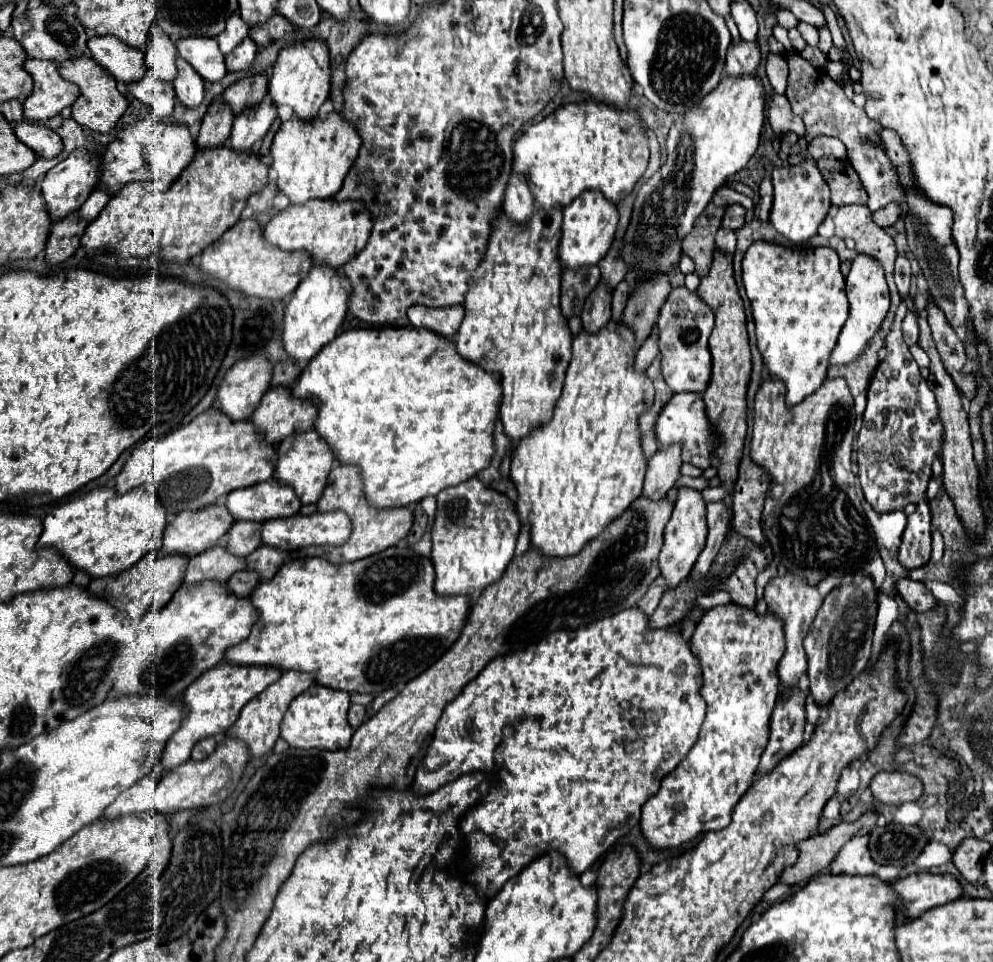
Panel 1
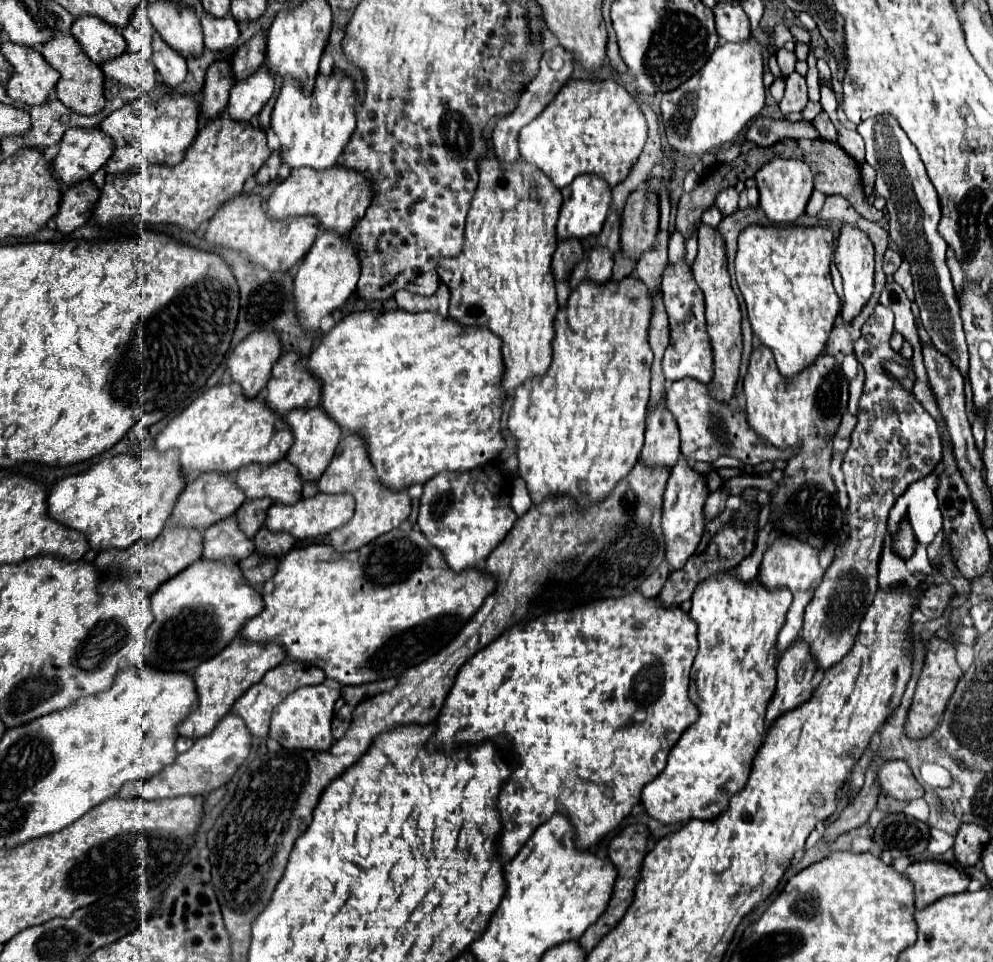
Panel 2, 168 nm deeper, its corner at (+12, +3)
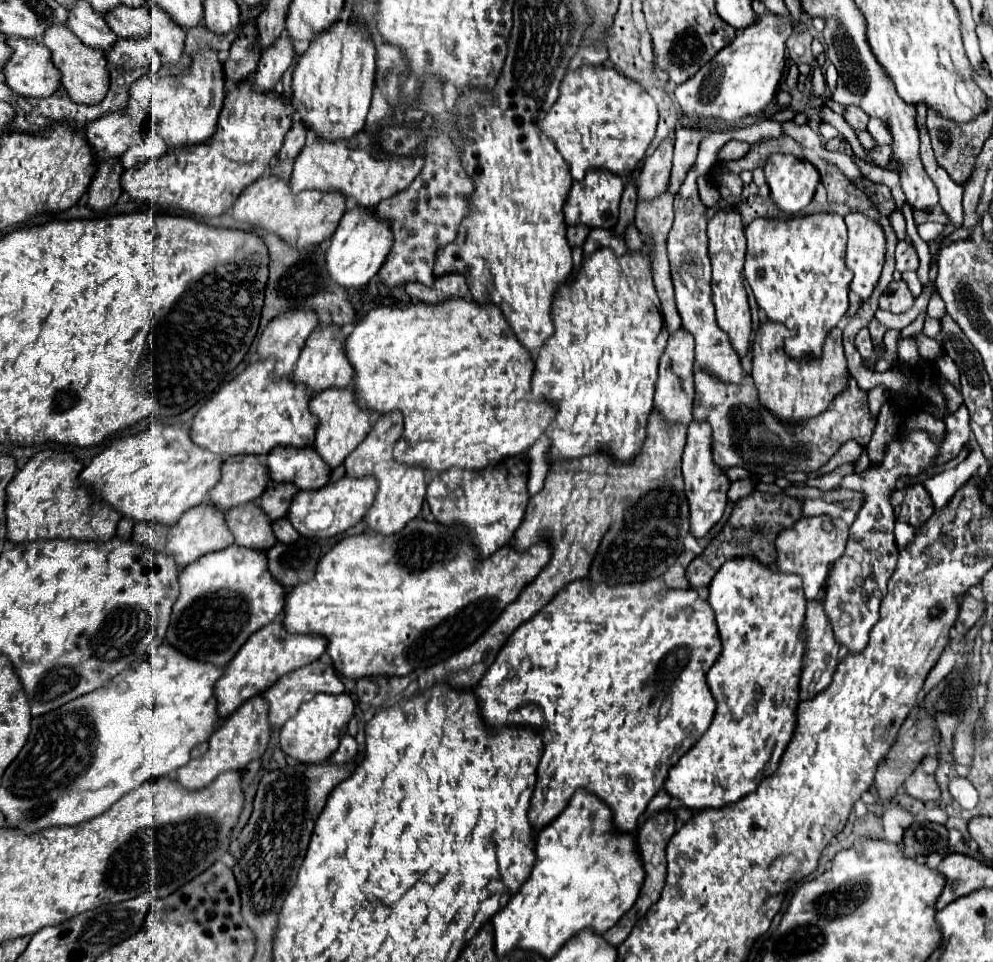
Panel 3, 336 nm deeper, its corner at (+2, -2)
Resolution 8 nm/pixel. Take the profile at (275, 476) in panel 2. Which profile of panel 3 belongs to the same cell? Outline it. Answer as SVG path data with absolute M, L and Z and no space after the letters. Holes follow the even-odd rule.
M274 448L268 454L272 482L292 482L300 490L318 490L330 482L332 470L312 448Z

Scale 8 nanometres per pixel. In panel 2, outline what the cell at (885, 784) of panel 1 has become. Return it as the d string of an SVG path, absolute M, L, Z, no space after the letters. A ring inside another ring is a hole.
M886 761L878 771L878 783L882 793L900 801L918 799L924 795L922 785L914 779L910 767L904 761Z

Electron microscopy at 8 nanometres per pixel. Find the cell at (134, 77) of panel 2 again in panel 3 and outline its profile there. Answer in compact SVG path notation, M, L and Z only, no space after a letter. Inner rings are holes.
M144 36L142 40L122 40L118 38L116 44L110 48L110 52L106 52L106 58L112 66L118 68L148 68L152 72L160 70L160 56L158 50L154 48L152 40L148 36Z

